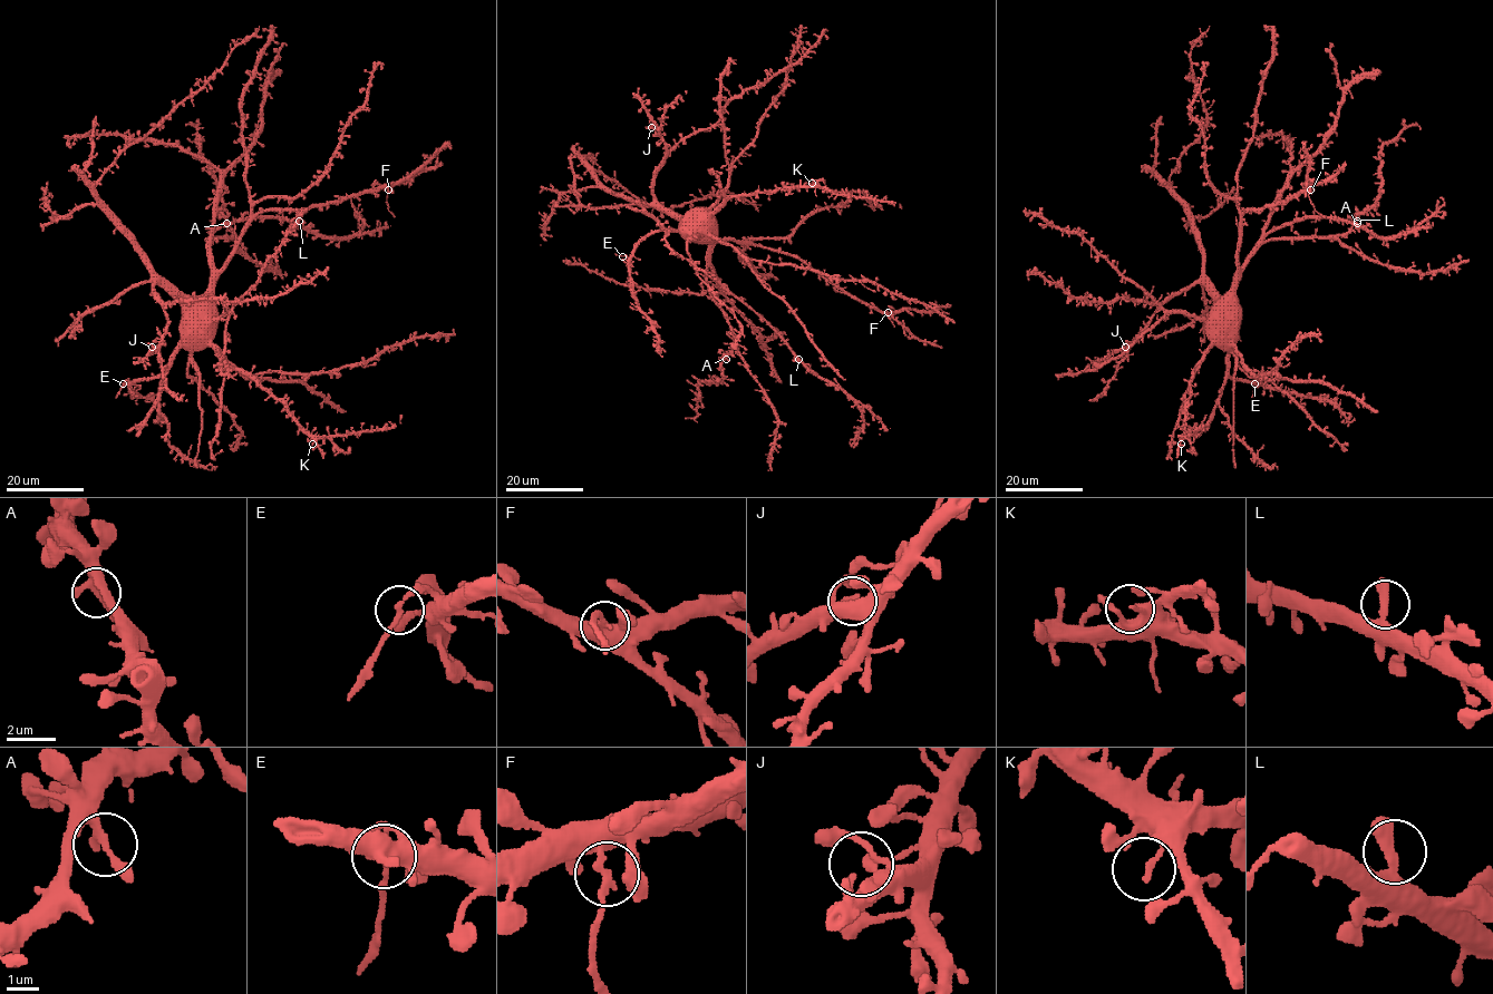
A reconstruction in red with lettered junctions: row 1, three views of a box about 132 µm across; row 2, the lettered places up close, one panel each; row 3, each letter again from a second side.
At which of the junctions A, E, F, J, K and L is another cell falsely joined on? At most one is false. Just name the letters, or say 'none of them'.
F

